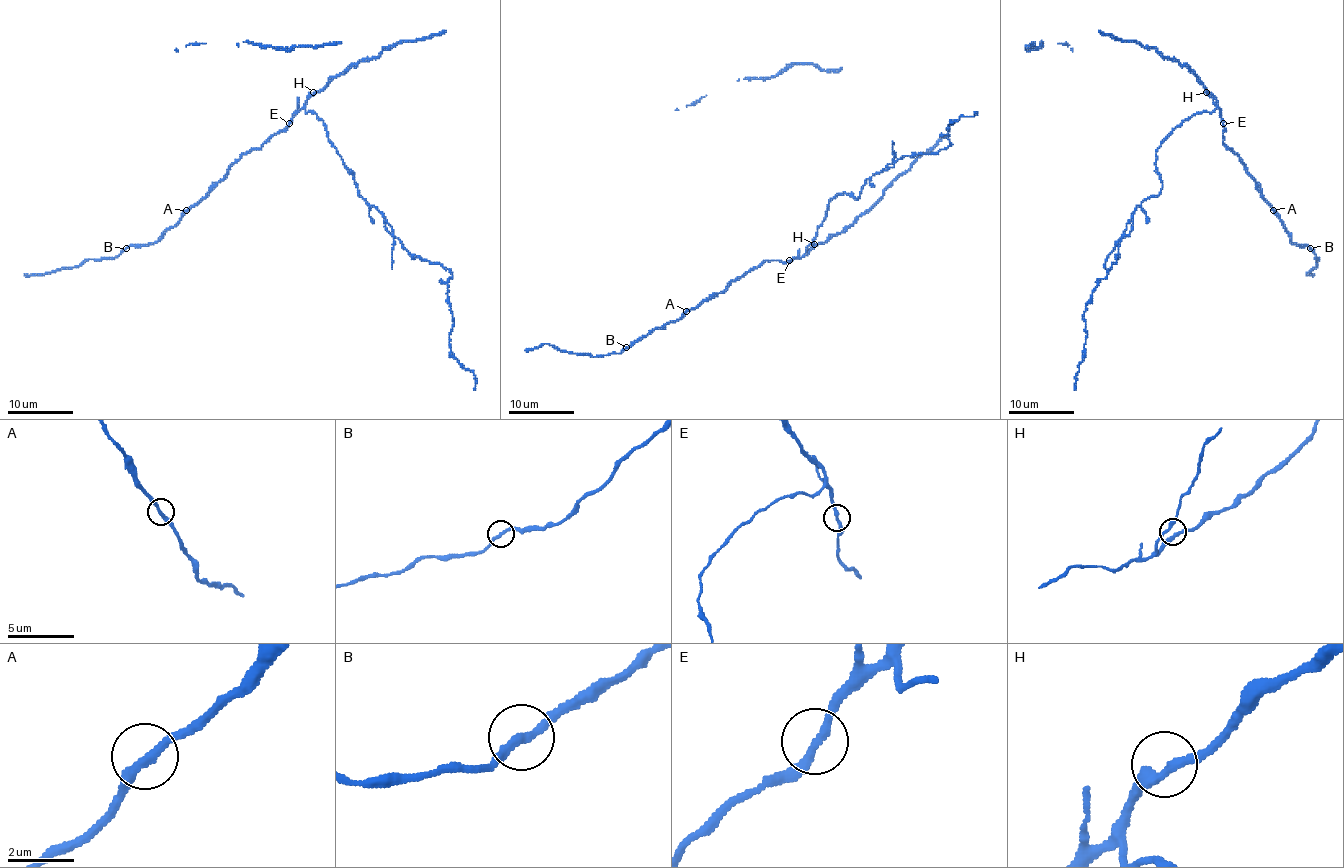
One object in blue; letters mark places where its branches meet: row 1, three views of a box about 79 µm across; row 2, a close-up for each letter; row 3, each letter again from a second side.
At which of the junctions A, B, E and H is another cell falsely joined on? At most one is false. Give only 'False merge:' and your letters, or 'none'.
False merge: none

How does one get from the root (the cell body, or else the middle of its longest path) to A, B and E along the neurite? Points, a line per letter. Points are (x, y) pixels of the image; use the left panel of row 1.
A: (315, 92), (282, 130), (259, 148), (245, 153), (204, 197), (186, 210)
B: (315, 92), (282, 130), (259, 148), (245, 153), (156, 241), (125, 247)
E: (315, 92), (289, 123)

